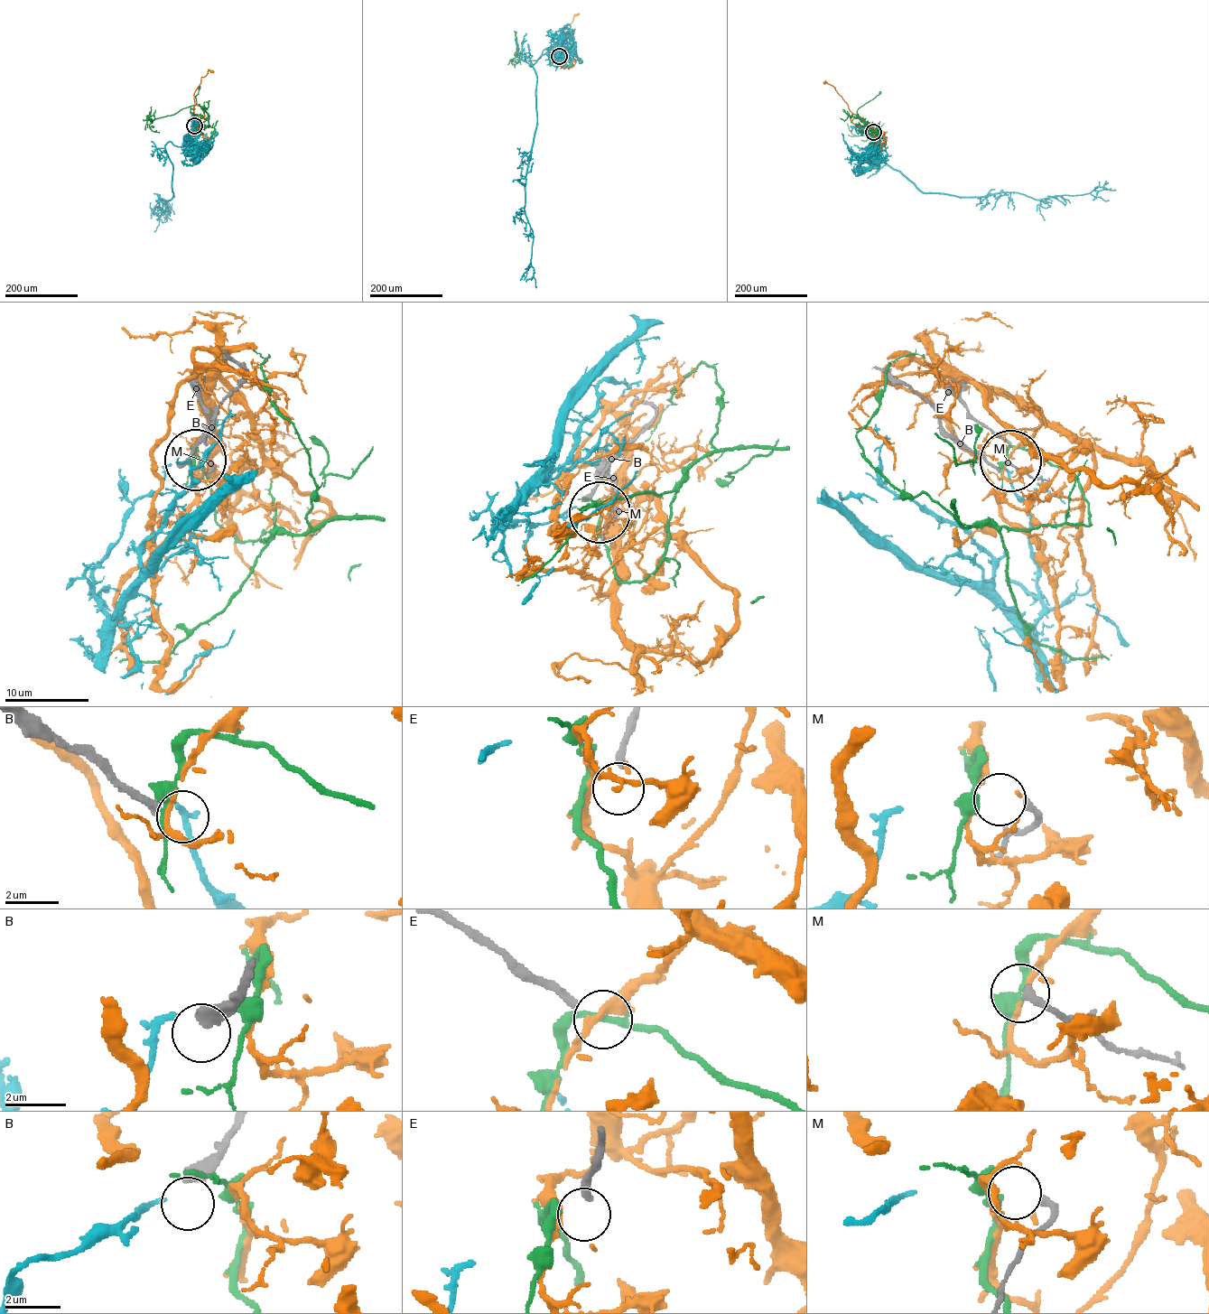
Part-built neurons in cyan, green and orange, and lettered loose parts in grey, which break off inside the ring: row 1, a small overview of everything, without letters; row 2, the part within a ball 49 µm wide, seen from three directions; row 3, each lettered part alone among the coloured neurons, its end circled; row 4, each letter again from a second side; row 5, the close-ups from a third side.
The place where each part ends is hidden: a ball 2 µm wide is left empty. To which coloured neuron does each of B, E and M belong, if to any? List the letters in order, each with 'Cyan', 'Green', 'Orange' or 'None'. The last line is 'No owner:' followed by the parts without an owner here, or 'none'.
B: None
E: None
M: None
No owner: B, E, M

